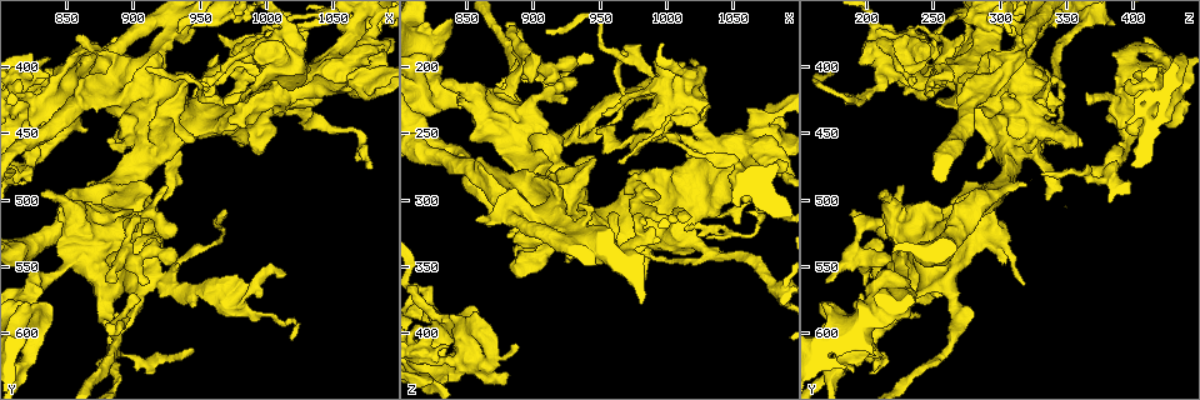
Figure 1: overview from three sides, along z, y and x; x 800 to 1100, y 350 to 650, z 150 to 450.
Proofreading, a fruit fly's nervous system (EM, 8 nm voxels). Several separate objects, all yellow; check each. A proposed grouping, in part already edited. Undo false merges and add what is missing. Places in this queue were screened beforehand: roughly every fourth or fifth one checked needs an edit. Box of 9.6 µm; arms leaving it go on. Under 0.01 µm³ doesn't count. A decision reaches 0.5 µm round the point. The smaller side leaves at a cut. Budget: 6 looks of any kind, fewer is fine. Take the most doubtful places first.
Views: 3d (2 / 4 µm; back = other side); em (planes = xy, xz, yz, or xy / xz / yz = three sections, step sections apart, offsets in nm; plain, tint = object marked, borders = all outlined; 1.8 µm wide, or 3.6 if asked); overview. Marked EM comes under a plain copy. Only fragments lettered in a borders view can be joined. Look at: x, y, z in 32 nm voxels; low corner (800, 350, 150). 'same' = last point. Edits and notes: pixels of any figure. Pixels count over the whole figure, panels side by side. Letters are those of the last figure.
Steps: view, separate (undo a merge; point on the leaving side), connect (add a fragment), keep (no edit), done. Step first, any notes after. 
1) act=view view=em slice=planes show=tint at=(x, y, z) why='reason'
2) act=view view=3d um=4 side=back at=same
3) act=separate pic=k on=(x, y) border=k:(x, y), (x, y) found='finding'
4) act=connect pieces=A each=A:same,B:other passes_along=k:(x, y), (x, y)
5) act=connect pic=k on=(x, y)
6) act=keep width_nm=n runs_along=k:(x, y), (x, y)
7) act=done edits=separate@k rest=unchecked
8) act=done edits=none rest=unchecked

act=view view=3d um=4 at=(980, 392, 218) why='thick turns thin'

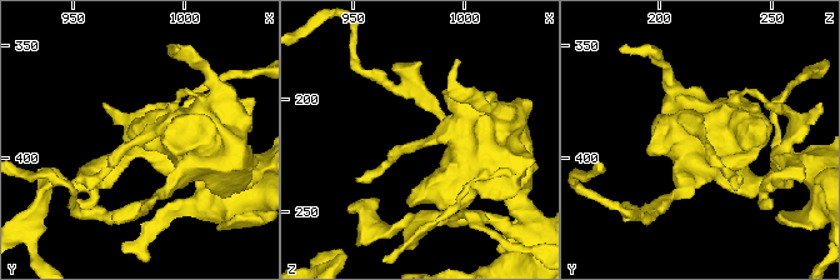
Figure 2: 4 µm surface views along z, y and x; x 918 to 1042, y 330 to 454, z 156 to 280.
act=view view=em slice=planes show=borders at=(979, 391, 221)

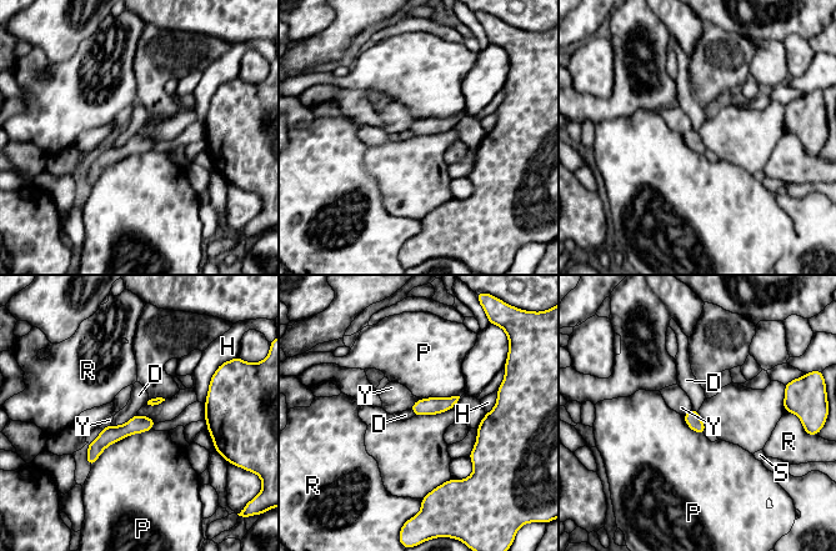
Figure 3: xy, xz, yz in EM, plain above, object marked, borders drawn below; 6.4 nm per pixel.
act=keep longest_contact=P:460nm each=D:other,H:other,P:other,R:other,S:other,Y:other border=3:(136, 412), (121, 425), (110, 424) found='continuous, no second cell'

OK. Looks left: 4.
act=view view=em um=3.6 slice=planes show=tint at=(1018, 602, 192) why='tapers out'

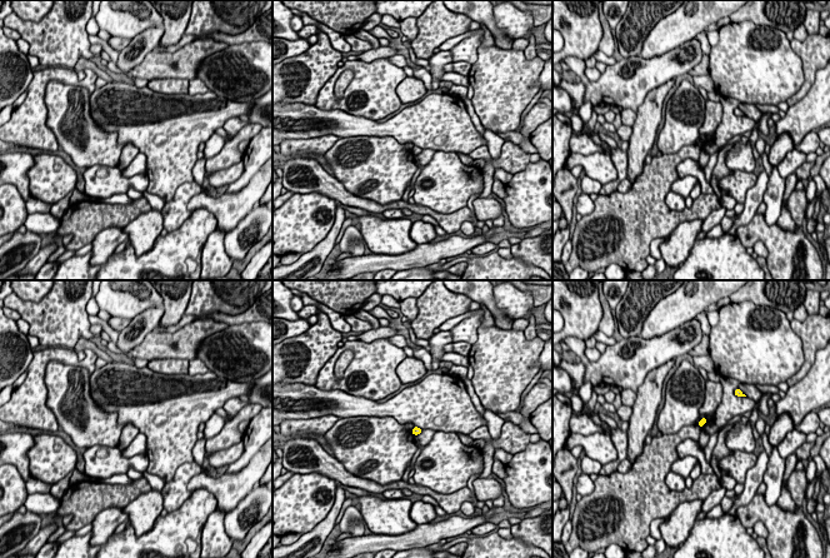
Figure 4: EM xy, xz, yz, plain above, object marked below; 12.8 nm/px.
act=view view=em um=3.6 slice=planes show=borders at=same

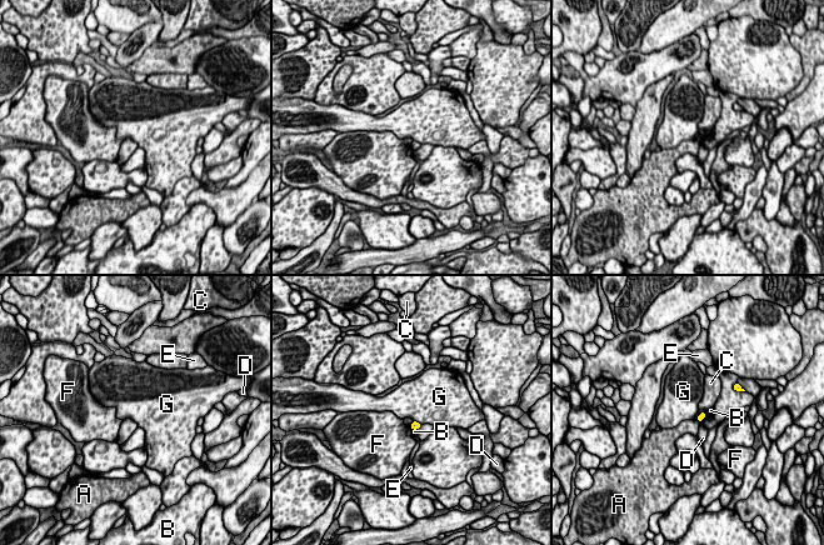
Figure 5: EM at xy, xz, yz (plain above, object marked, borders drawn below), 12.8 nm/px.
act=keep width_nm=90 each=A:other,B:other,C:other,D:other,E:other,F:other,G:other found='none of them fits'

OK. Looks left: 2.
act=view view=em slice=planes show=borders at=(856, 378, 316)

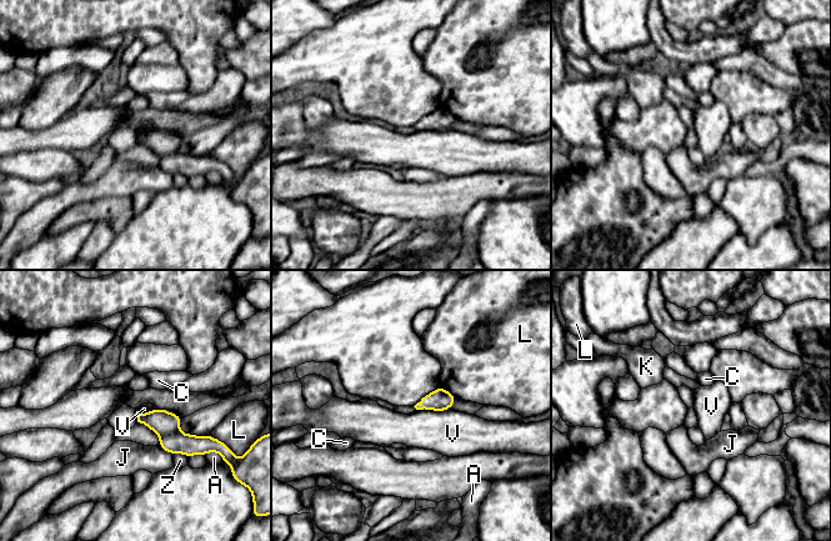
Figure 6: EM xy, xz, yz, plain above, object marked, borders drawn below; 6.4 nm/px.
act=keep each=A:other,C:other,J:other,K:other,L:other,V:other,Z:other border=6:(416, 409), (447, 410) found='no lettered fragment goes on from it'

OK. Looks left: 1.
act=done edits=none rest=unchecked

